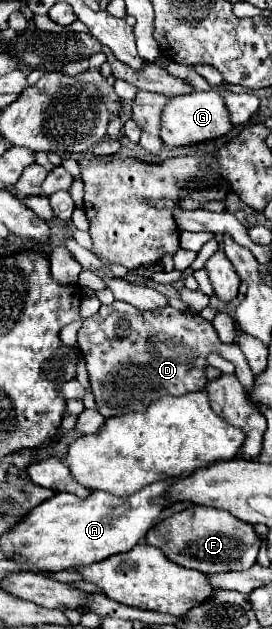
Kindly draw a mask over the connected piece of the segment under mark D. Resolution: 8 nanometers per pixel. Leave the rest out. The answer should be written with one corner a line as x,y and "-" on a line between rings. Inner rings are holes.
123,301
101,305
93,317
83,321
83,327
79,329
79,349
85,357
95,403
103,417
145,411
145,407
163,395
179,397
205,389
205,369
209,367
207,357
211,353
229,359
235,365
235,375
245,391
251,391
253,385
249,363
239,345
221,343
213,325
191,309
179,311
165,307
159,311
143,311

